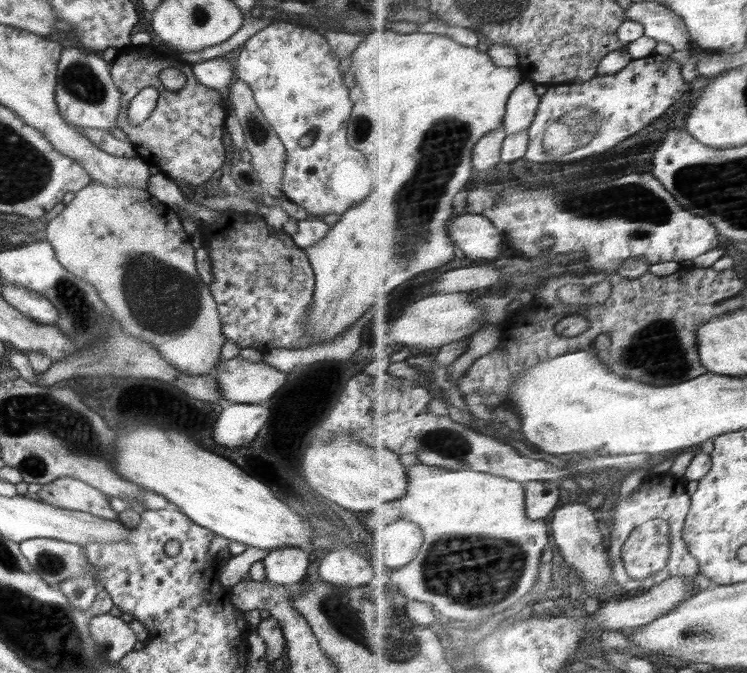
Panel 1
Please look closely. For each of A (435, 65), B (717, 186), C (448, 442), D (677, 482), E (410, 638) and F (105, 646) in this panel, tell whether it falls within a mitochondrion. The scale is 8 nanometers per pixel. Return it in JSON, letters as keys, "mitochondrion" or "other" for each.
{"A":"other","B":"mitochondrion","C":"mitochondrion","D":"other","E":"mitochondrion","F":"mitochondrion"}

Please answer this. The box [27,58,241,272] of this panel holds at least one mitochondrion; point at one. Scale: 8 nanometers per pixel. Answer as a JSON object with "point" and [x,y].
{"point":[78,80]}

